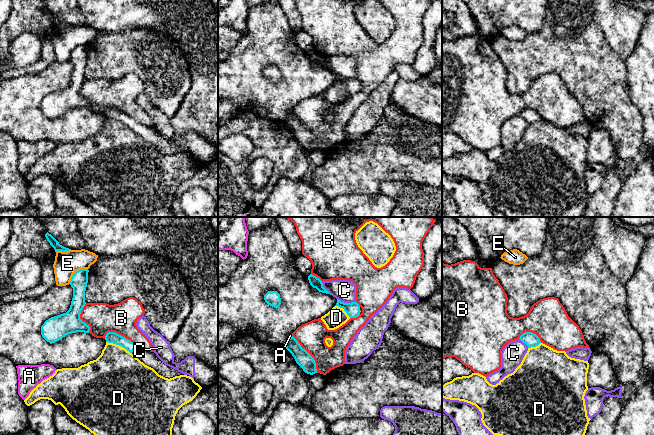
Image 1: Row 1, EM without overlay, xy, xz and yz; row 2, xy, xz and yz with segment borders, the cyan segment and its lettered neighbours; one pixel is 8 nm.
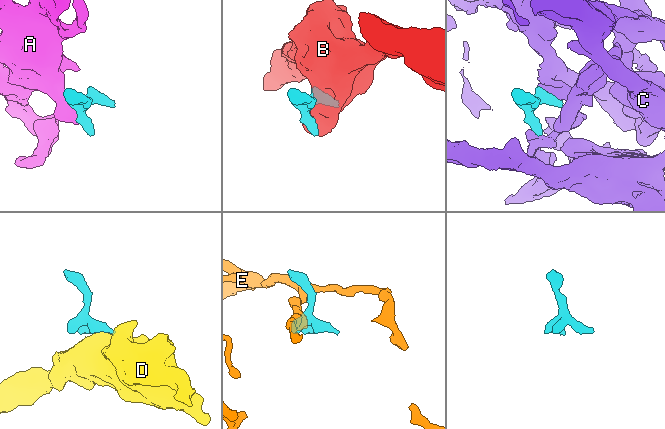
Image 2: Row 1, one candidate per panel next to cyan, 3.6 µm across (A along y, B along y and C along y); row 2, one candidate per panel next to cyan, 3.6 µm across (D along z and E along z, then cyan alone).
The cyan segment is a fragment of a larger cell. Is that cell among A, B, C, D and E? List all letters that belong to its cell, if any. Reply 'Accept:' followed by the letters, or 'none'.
Accept: none

